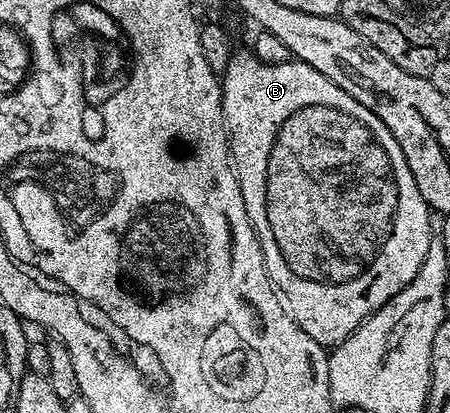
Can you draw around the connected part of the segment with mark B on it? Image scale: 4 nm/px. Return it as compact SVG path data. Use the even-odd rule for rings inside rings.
M236 51L221 74L221 87L231 159L235 174L239 177L245 210L263 251L267 276L297 326L301 326L301 330L305 330L313 342L330 350L336 344L345 342L345 338L349 338L357 326L365 323L373 313L381 310L381 306L385 306L385 302L401 294L401 290L405 290L405 286L417 278L417 270L421 270L421 262L425 262L425 254L429 254L429 242L433 235L432 209L428 208L425 198L421 198L421 190L417 190L417 182L413 182L409 162L405 162L405 154L401 154L401 146L397 138L389 134L385 122L381 122L373 110L361 106L357 98L341 90L341 86L325 78L325 74L313 70L313 66L294 58L283 64L263 64L250 51ZM299 104L339 104L339 108L355 112L359 120L367 120L367 124L375 128L375 136L387 144L387 152L391 152L391 160L395 160L395 172L399 172L399 216L395 216L395 236L387 240L387 248L383 248L383 256L375 260L375 268L371 268L367 276L359 276L355 284L343 284L343 288L323 288L323 284L295 280L295 276L283 268L283 260L279 260L279 252L275 252L275 240L271 240L271 232L267 232L267 220L263 220L263 168L267 168L267 148L271 148L271 136L275 136L279 120L283 120L287 112L295 112Z

